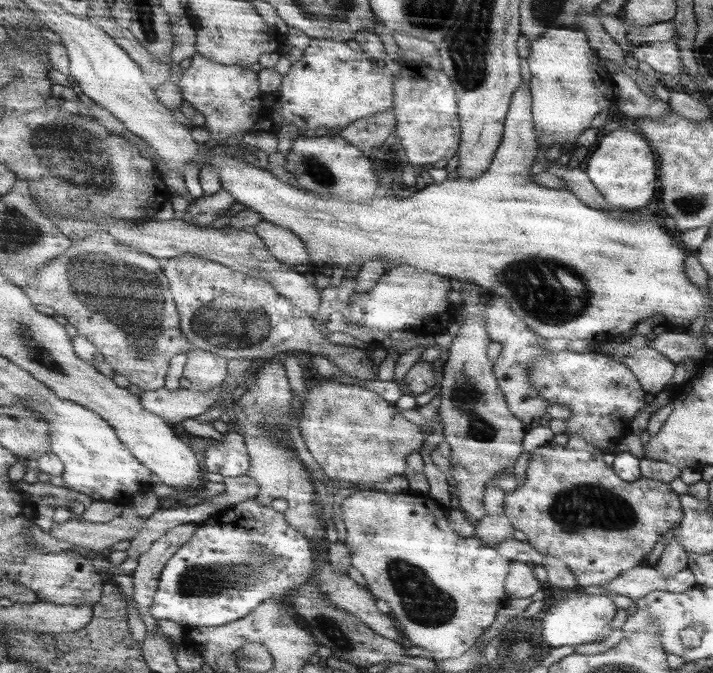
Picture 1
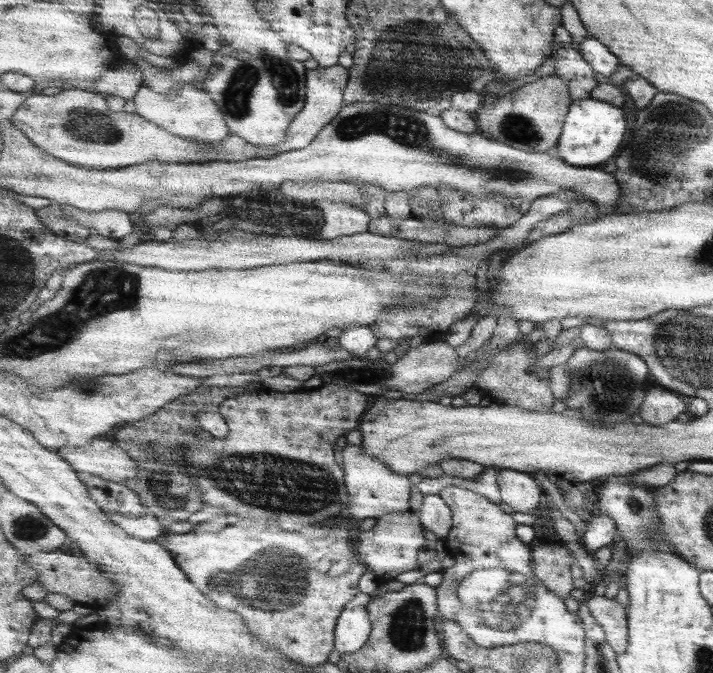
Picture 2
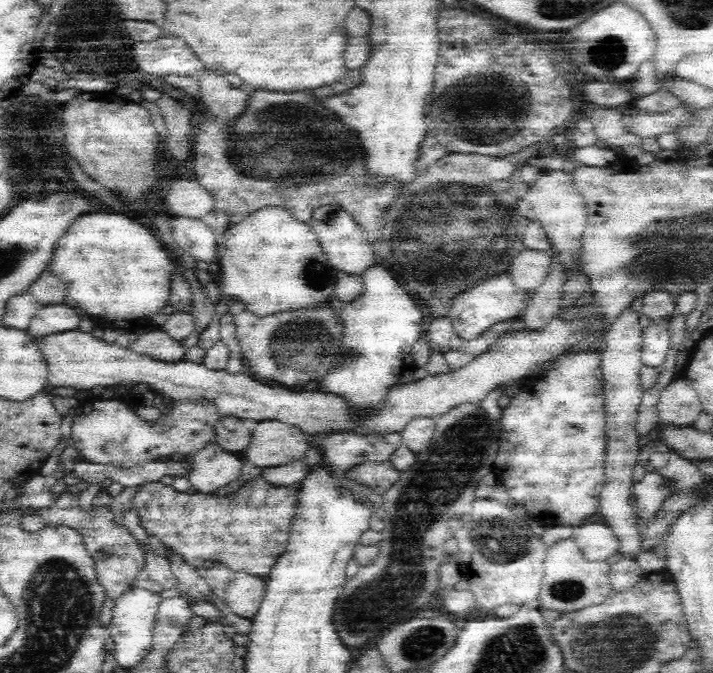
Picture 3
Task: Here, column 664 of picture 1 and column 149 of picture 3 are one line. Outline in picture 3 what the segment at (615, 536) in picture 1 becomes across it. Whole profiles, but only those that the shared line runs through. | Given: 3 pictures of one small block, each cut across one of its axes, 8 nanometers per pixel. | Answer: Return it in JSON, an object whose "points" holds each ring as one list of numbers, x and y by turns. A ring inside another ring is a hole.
{"points":[[258,476,256,480,246,482,238,492,232,496,214,498,208,494,188,494,178,492,174,486,164,482,148,482,138,486,132,498,132,512,138,516,140,526,146,534,158,538,160,544,166,546,170,556,178,556,182,562,190,564,194,570,202,572,202,566,212,560,218,566,224,566,230,572,246,572,254,578,268,578,274,570,278,558,288,548,290,542,290,528,294,518,294,502,296,502,296,486,272,486,266,478]]}

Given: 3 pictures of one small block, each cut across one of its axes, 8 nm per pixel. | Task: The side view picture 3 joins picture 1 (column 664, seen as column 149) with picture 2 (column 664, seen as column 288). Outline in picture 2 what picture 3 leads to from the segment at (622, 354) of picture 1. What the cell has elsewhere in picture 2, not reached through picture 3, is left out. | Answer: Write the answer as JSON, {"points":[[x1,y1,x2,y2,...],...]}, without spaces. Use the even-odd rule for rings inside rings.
{"points":[[657,386,649,390,641,408,641,418,651,426,667,426,677,422,683,412,689,412,689,398,675,394,665,386]]}

